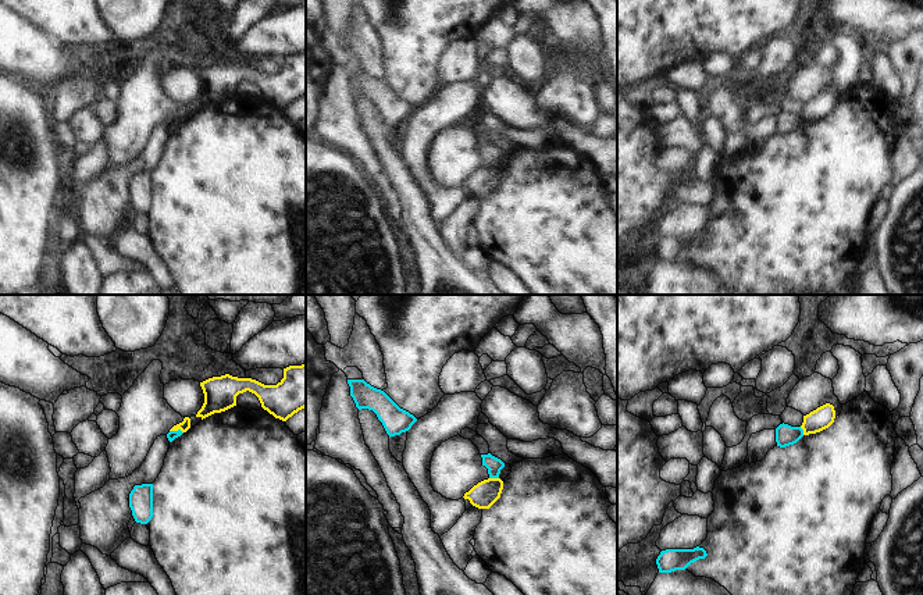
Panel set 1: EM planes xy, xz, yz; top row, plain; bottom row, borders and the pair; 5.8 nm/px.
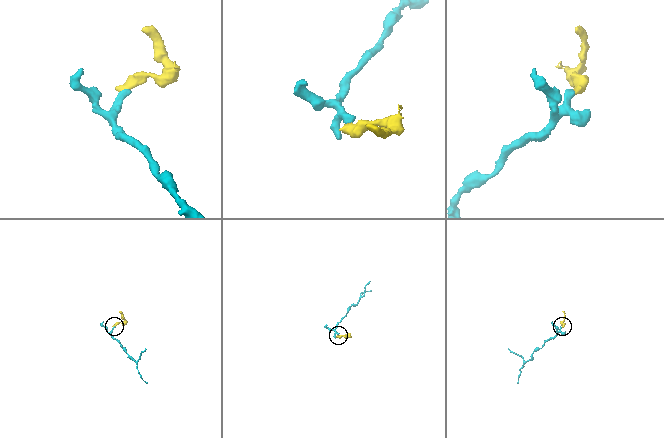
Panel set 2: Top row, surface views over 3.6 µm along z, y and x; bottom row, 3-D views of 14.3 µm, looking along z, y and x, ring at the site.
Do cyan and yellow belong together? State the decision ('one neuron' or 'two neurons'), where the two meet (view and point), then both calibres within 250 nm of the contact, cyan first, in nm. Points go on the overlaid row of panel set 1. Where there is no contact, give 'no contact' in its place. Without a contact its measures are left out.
two neurons; meets cyan in xy at (178, 430); 60 nm thick on the cyan side, 60 nm on the other

